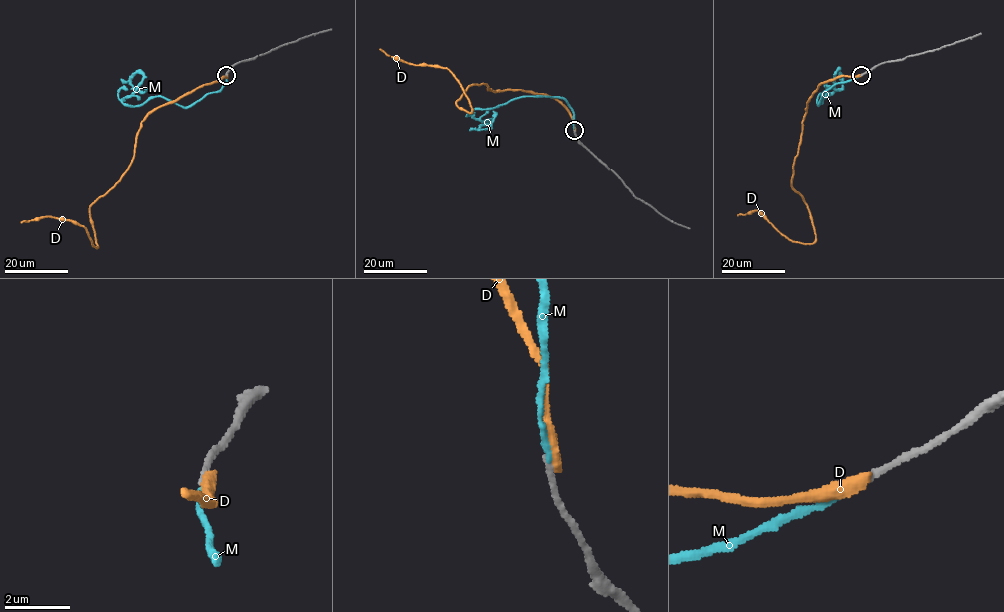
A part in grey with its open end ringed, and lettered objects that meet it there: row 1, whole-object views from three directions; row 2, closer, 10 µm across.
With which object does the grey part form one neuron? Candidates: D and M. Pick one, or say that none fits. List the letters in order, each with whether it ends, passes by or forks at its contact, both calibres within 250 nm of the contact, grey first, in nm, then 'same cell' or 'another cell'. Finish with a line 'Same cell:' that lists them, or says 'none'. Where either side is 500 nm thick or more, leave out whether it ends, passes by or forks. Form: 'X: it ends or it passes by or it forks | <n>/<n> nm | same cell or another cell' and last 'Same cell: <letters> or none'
D: it ends | 190/440 nm | another cell
M: it ends | 170/170 nm | same cell
Same cell: M

